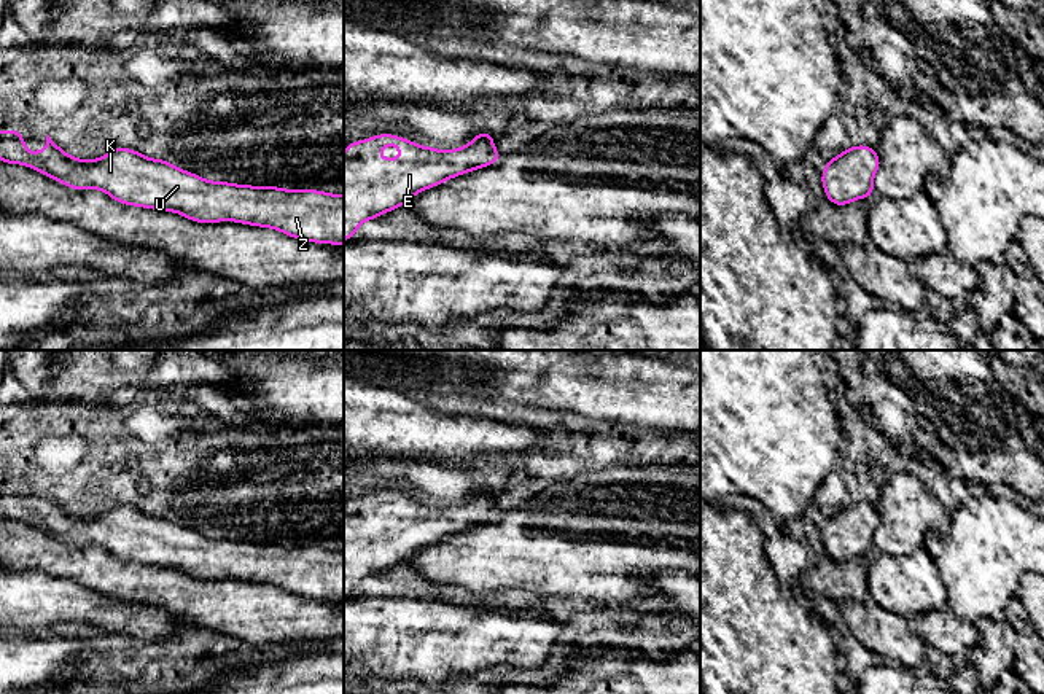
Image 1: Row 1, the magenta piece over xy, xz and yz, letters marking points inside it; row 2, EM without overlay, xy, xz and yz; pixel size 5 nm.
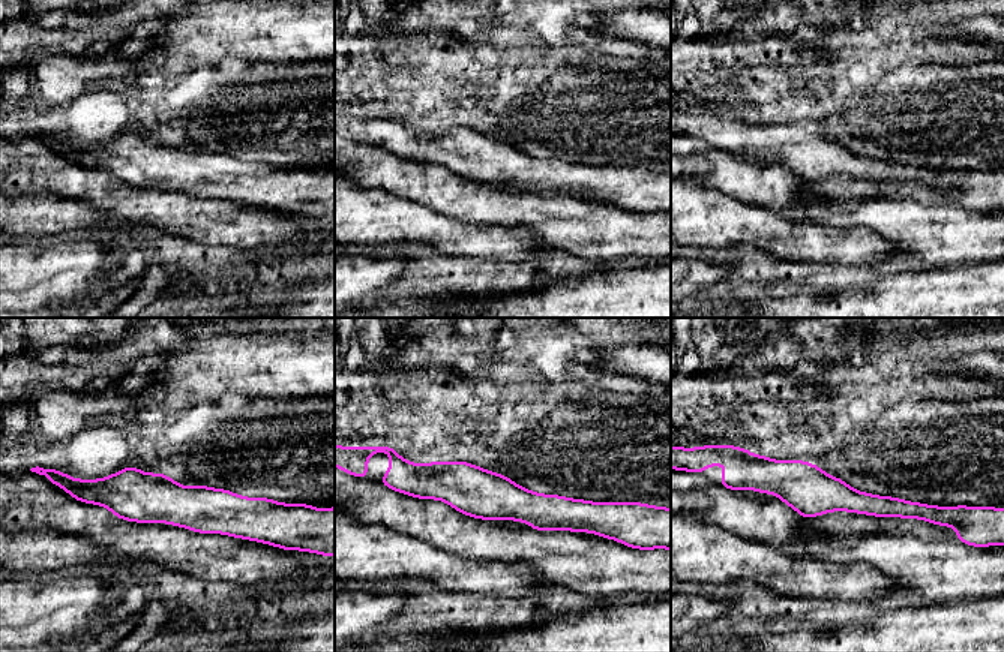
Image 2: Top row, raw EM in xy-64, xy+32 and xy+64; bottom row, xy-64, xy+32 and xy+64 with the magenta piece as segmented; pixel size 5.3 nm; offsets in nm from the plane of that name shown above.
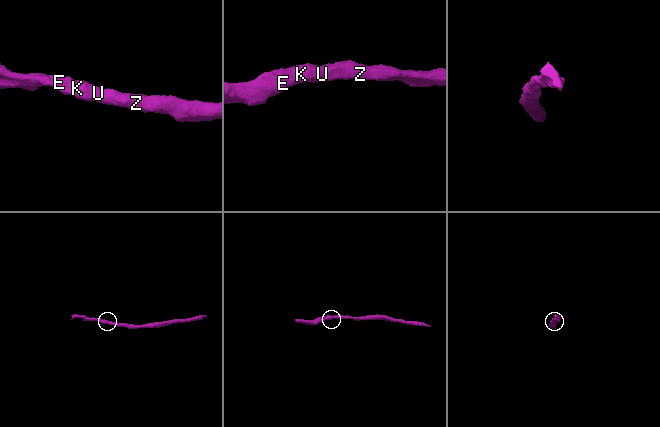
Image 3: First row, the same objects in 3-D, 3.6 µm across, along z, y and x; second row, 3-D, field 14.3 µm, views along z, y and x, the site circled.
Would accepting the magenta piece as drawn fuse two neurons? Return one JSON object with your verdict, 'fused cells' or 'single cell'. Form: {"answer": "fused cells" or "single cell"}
{"answer": "single cell"}

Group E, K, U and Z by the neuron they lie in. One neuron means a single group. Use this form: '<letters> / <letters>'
E K U Z

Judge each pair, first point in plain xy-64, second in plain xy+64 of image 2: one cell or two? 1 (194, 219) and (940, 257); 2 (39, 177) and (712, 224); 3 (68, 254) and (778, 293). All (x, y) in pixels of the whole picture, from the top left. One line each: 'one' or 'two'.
1: one
2: two
3: two

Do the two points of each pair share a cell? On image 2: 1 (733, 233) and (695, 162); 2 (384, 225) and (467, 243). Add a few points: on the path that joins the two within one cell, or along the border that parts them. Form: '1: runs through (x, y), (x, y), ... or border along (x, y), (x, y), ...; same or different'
1: border along (686, 176), (694, 179); different
2: runs through (405, 225), (428, 225), (446, 234); same

